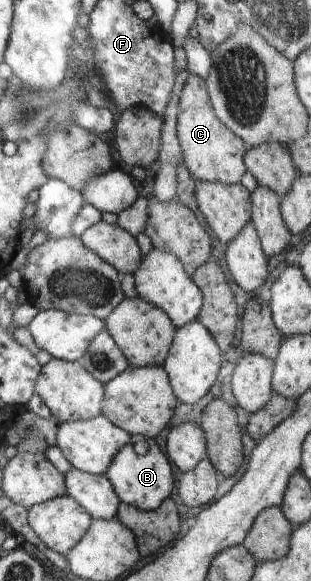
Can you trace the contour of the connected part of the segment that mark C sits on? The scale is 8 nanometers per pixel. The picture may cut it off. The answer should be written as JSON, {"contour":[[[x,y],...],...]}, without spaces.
{"contour":[[[191,74],[180,91],[178,102],[177,135],[182,147],[182,162],[193,178],[200,182],[218,182],[226,186],[240,184],[247,172],[244,156],[248,148],[241,138],[218,120],[209,99],[206,81]]]}

